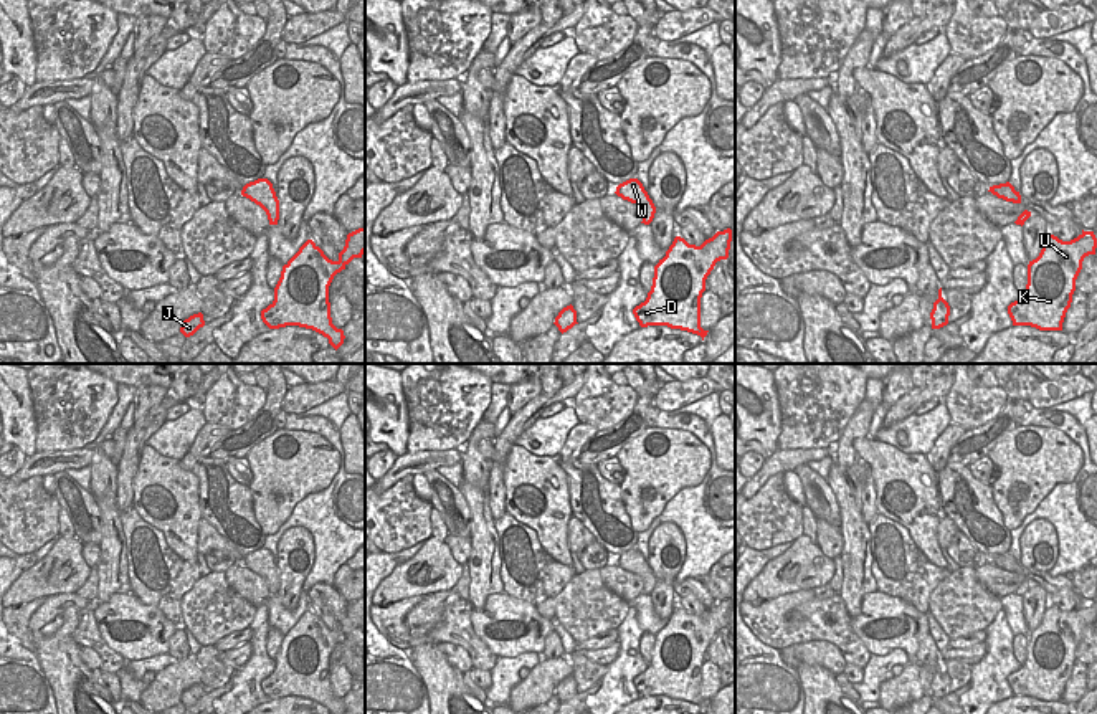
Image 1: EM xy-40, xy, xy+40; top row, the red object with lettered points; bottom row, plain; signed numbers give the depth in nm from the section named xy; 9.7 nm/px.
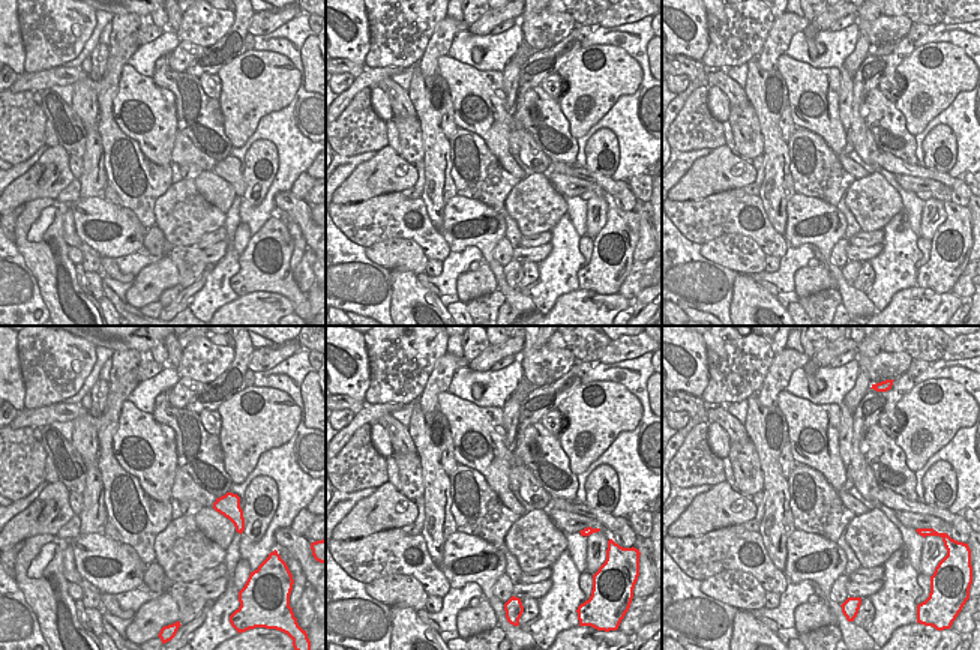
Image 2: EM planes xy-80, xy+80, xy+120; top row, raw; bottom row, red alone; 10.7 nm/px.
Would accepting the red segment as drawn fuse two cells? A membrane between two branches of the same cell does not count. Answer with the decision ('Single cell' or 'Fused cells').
Single cell

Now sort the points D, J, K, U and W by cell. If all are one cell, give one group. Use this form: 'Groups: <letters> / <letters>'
Groups: D J K U W

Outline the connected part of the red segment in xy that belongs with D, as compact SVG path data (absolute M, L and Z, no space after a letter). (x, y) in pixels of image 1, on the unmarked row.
M730 598L717 602L700 616L676 607L654 636L646 671L633 679L639 696L667 696L697 704L704 711L709 701L700 697L700 668L715 633L729 628L730 612Z

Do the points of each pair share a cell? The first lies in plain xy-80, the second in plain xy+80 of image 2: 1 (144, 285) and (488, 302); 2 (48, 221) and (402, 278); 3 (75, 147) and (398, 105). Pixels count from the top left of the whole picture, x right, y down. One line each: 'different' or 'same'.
1: different
2: same
3: same

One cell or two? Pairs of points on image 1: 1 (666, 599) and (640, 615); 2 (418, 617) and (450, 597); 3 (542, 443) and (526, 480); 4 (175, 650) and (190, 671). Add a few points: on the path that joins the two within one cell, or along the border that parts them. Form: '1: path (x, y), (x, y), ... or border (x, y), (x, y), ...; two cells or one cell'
1: border (648, 595), (653, 610), (666, 620); two cells
2: path (427, 614), (441, 600); one cell
3: border (516, 443), (536, 455), (557, 456); two cells
4: border (189, 653), (179, 661); two cells

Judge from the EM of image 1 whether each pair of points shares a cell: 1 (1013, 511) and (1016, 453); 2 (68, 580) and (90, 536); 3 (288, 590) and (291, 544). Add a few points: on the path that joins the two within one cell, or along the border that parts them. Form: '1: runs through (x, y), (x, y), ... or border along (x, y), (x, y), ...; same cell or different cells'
1: runs through (1016, 496), (1016, 468); same cell
2: border along (75, 536), (81, 544); different cells
3: runs through (288, 579), (288, 556); same cell

